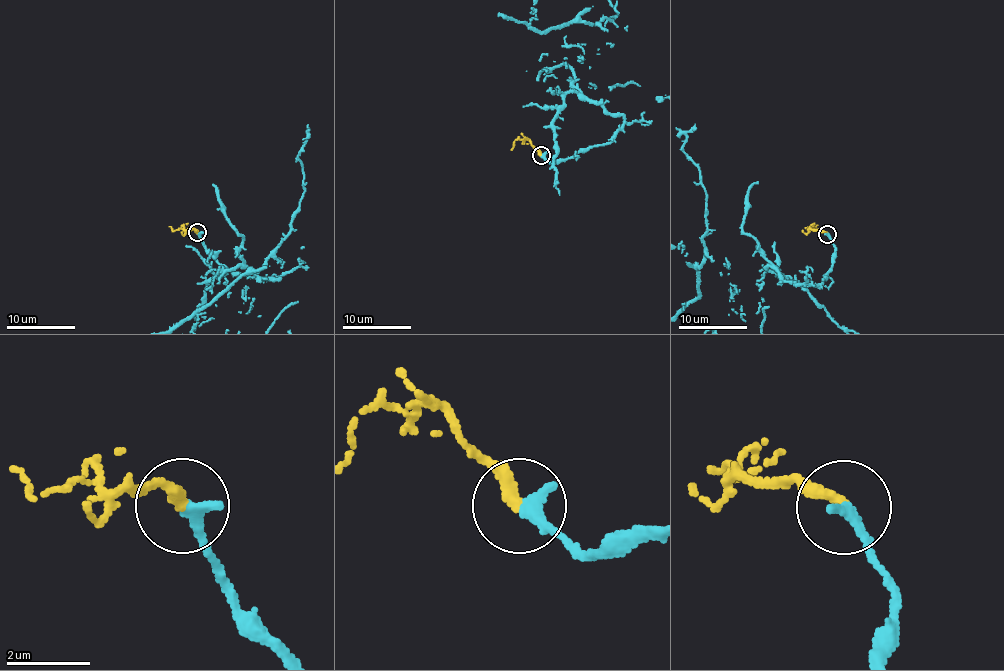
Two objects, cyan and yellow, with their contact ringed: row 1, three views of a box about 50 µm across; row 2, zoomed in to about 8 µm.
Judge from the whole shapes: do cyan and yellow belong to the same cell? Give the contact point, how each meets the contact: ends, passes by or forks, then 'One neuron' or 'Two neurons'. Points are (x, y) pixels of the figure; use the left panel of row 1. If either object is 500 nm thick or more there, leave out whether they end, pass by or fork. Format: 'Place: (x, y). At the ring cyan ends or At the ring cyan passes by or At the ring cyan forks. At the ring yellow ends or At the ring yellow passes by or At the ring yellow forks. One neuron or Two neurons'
Place: (197, 232). At the ring cyan ends. At the ring yellow ends. One neuron

